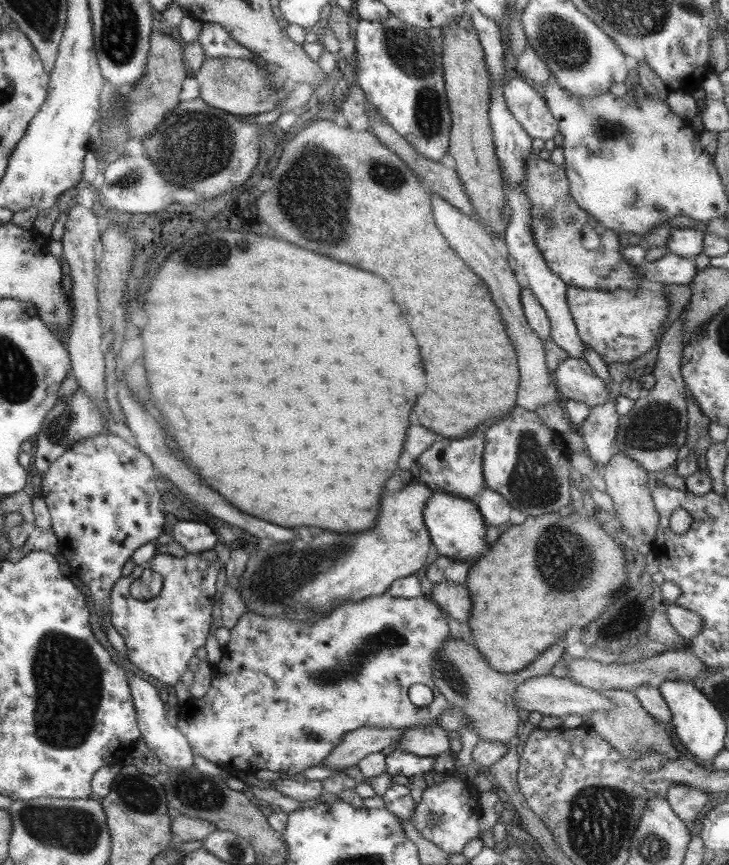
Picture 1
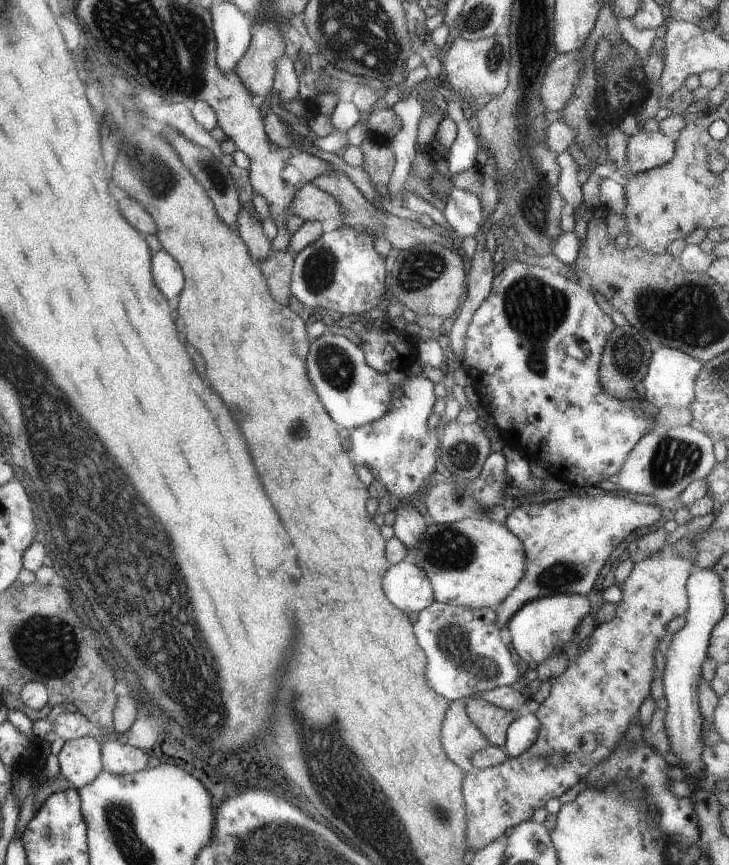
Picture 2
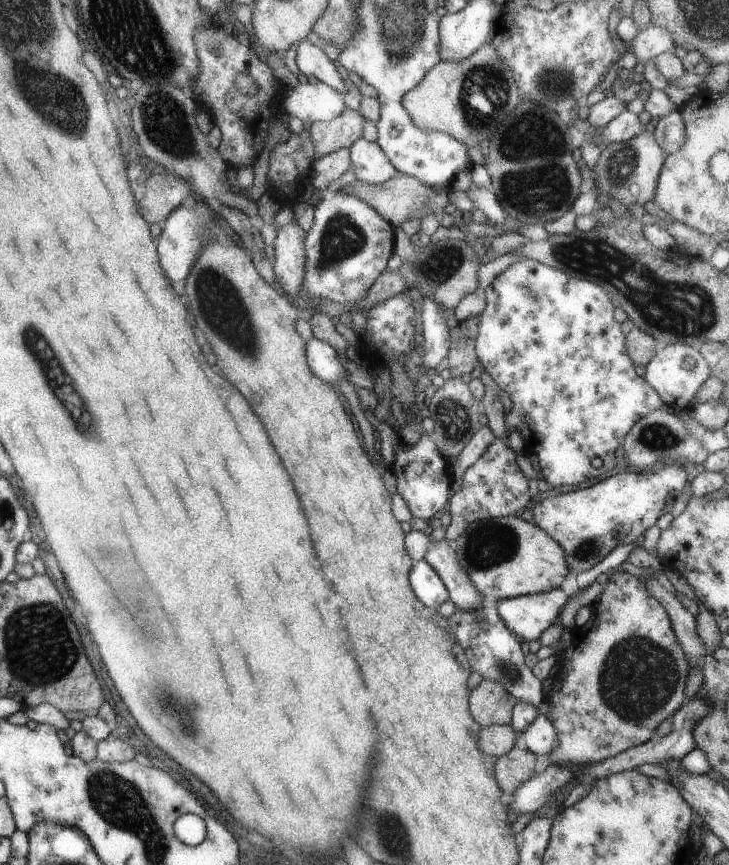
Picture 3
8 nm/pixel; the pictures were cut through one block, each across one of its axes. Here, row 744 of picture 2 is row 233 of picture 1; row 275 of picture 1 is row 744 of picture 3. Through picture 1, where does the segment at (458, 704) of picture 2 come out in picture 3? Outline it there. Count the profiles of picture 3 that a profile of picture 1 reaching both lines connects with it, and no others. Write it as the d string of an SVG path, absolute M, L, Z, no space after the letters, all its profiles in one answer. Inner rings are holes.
M510 725L480 727L477 748L488 756L500 757L515 747L517 734Z

